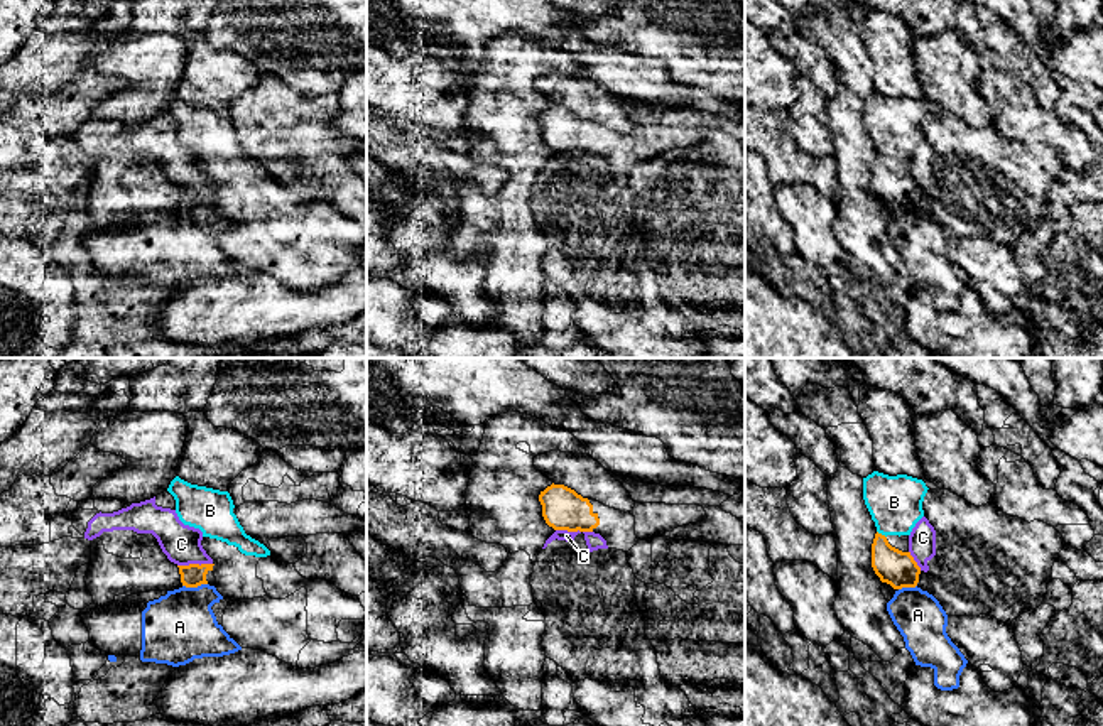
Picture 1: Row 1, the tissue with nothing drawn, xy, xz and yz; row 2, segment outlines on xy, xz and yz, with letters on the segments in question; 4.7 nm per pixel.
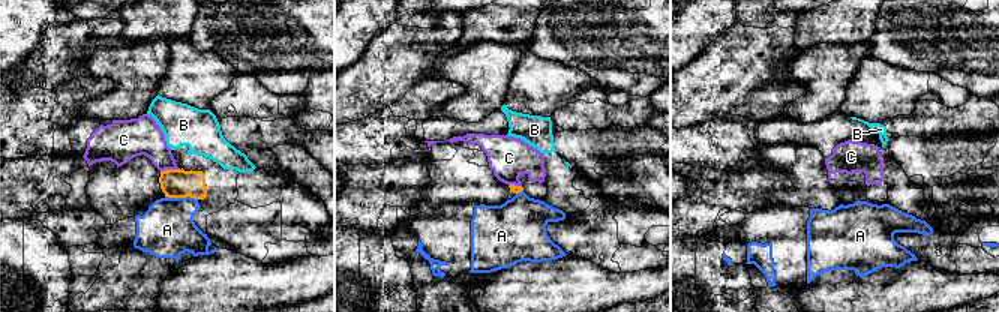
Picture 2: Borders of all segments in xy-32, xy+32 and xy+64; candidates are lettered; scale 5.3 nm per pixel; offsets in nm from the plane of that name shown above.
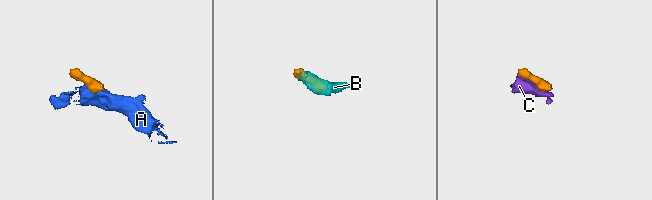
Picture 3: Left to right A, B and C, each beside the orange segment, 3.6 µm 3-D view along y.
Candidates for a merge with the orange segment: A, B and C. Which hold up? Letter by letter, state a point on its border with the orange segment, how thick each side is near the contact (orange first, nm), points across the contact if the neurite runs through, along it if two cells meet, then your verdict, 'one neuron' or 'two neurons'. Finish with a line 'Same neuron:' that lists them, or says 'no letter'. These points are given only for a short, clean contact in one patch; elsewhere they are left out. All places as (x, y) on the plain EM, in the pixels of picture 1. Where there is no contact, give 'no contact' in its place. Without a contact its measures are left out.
A: xy (195, 208) | 110/340 nm | along xy (206, 205), (183, 208) | two neurons
B: yz (880, 156) | 170/260 nm | one neuron
C: xy (195, 186) | 110/180 nm | two neurons
Same neuron: B

